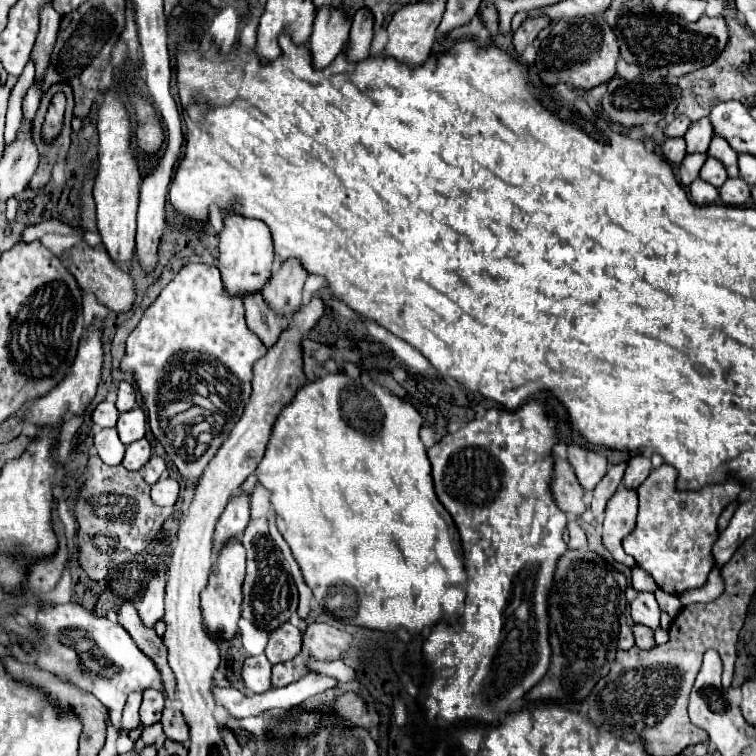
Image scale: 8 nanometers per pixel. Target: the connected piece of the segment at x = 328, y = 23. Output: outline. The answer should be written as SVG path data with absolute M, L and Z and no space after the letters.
M318 9L310 37L310 51L316 69L330 65L334 57L344 49L350 35L350 23L352 19L342 9Z

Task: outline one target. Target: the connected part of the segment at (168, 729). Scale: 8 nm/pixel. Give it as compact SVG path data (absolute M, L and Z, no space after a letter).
M166 707L164 709L164 715L162 715L162 721L164 725L164 735L172 741L178 741L178 743L186 743L188 741L188 723L182 715L182 711L178 709L172 709L172 707Z

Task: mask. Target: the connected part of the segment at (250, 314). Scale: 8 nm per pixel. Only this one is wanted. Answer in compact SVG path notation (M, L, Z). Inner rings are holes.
M260 295L252 299L244 299L246 309L246 325L248 329L270 349L278 340L282 331L289 326L291 318L278 319L278 315L270 315L270 309L264 305Z

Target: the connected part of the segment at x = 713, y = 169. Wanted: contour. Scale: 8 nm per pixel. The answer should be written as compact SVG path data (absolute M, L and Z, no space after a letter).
M708 157L708 161L704 163L704 167L700 171L700 177L704 181L708 181L710 185L714 185L716 189L720 189L726 183L726 179L728 179L724 165L718 159L712 159L712 157Z

